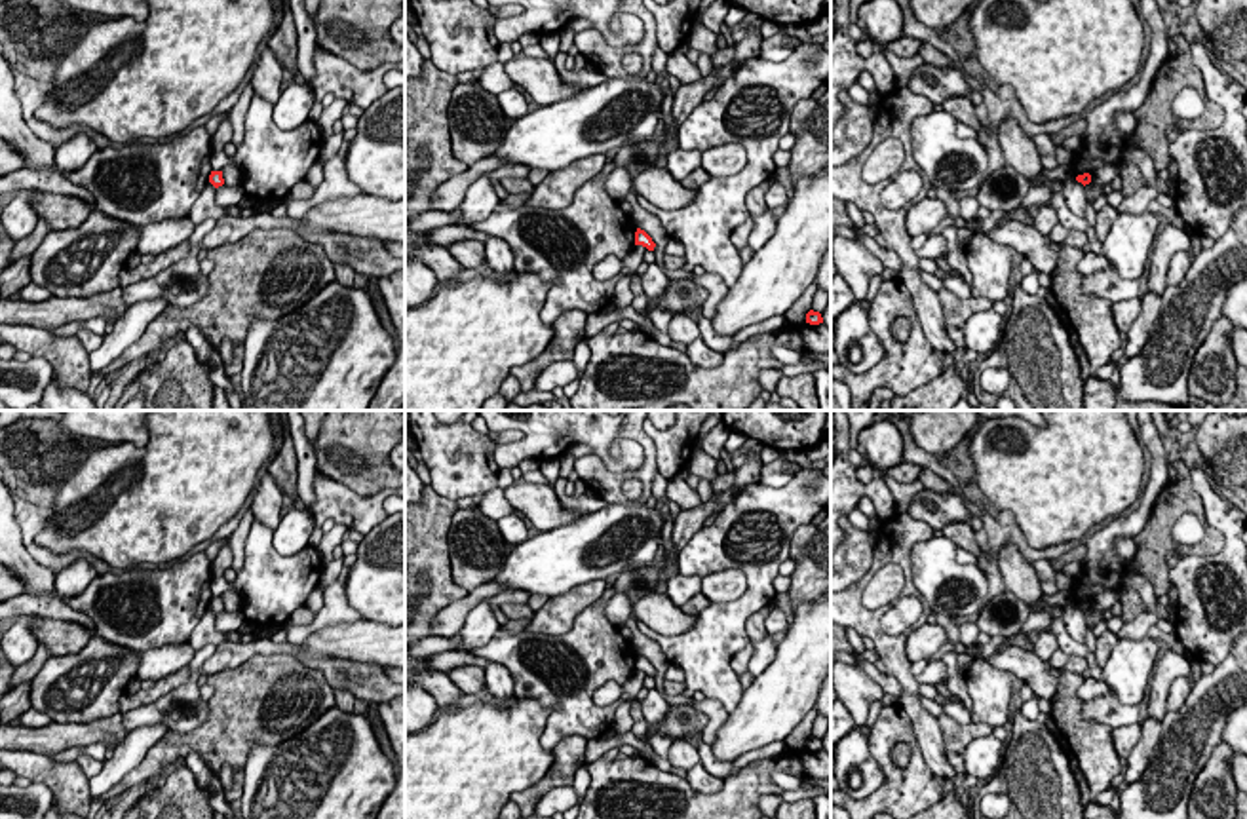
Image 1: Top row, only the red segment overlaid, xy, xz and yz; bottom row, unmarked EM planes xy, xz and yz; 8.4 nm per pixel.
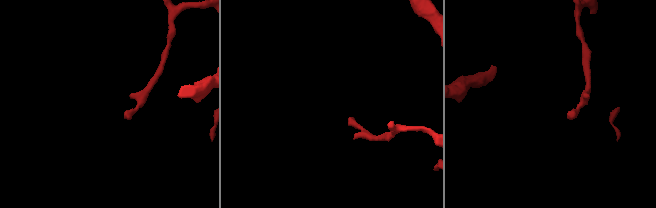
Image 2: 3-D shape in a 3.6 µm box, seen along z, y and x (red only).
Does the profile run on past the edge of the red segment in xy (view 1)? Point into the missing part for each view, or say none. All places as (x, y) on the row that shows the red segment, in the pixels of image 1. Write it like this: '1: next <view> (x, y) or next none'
1: next none

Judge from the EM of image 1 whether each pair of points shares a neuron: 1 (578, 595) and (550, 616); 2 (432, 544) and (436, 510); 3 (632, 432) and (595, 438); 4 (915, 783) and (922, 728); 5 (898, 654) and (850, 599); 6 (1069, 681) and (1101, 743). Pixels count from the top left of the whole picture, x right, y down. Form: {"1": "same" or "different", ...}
{"1": "same", "2": "same", "3": "different", "4": "different", "5": "same", "6": "same"}

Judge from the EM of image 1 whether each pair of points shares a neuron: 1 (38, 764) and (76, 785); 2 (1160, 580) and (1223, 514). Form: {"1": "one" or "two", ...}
{"1": "one", "2": "two"}

